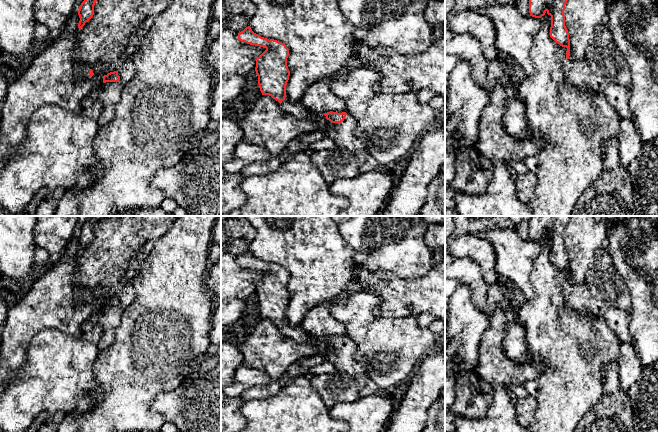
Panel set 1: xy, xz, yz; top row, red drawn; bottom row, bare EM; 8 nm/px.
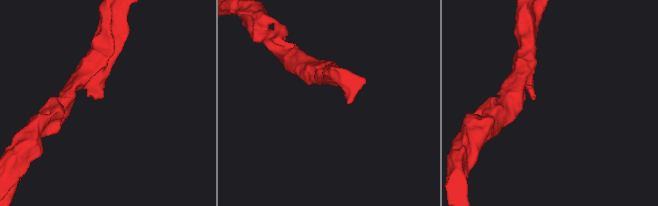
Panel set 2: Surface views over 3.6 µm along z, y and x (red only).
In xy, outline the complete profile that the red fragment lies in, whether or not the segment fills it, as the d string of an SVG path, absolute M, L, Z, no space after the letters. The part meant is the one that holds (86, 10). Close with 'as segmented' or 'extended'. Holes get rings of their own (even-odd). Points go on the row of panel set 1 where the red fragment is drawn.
M84 0L78 10L78 15L80 18L78 28L81 29L86 22L88 22L94 14L94 5L97 0Z; as segmented

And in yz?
M529 0L530 16L541 18L546 13L551 16L550 37L562 47L566 47L566 58L563 70L570 83L588 87L593 92L603 93L619 115L632 121L633 115L629 108L629 96L625 87L607 81L595 74L585 59L572 61L570 56L569 33L565 26L565 5L568 0Z; extended

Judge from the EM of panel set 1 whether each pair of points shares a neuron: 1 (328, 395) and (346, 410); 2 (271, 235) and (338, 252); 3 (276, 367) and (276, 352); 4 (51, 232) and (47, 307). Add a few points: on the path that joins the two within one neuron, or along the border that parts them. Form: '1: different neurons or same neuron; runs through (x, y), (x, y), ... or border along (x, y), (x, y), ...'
1: different neurons; border along (360, 397), (353, 401), (340, 401), (329, 409)
2: same neuron; runs through (288, 235), (301, 237), (316, 252), (321, 252)
3: same neuron; runs through (276, 363), (276, 356)
4: different neurons; border along (71, 239), (56, 258)

